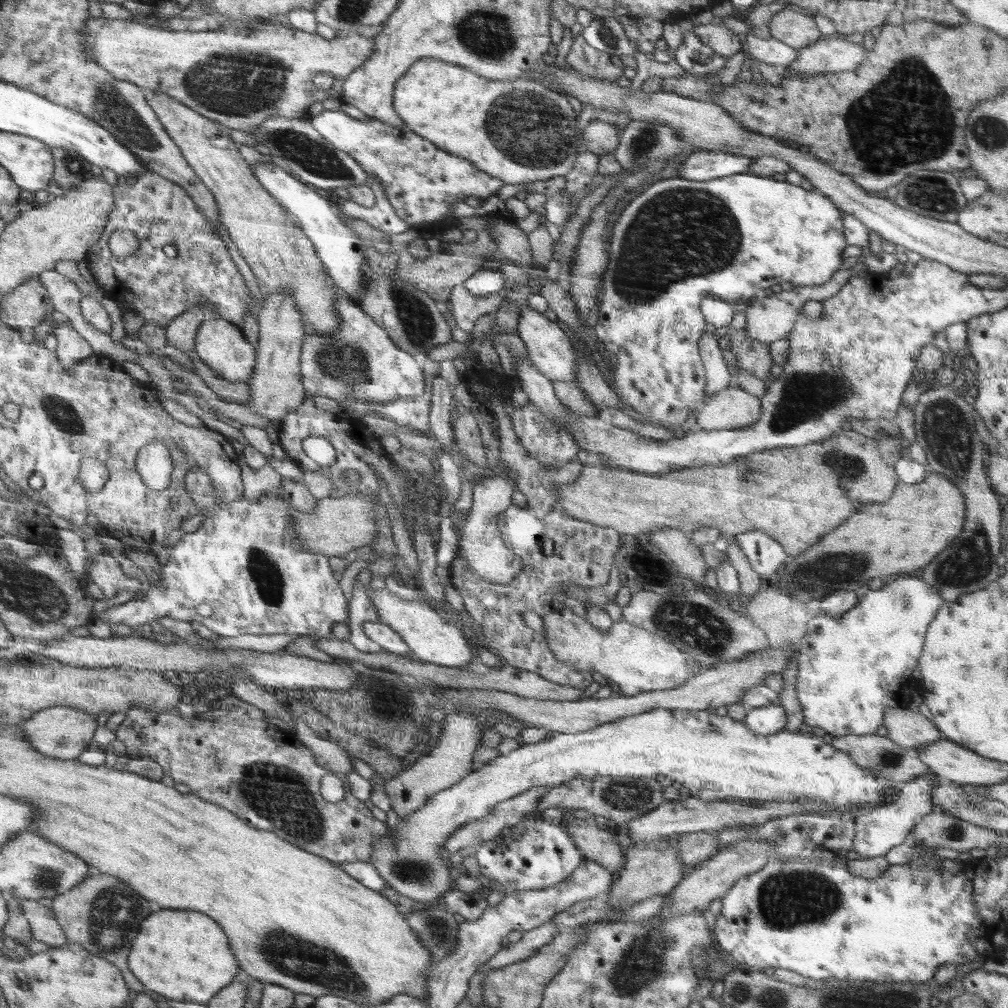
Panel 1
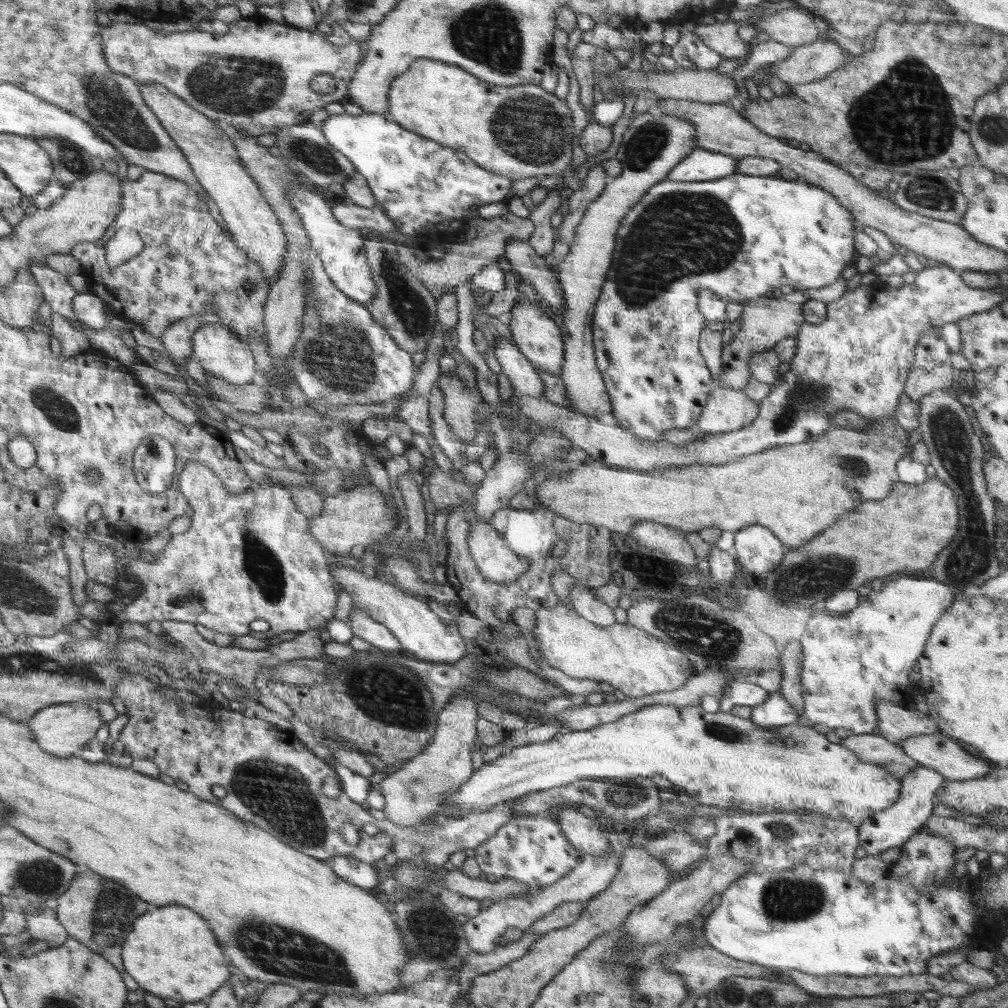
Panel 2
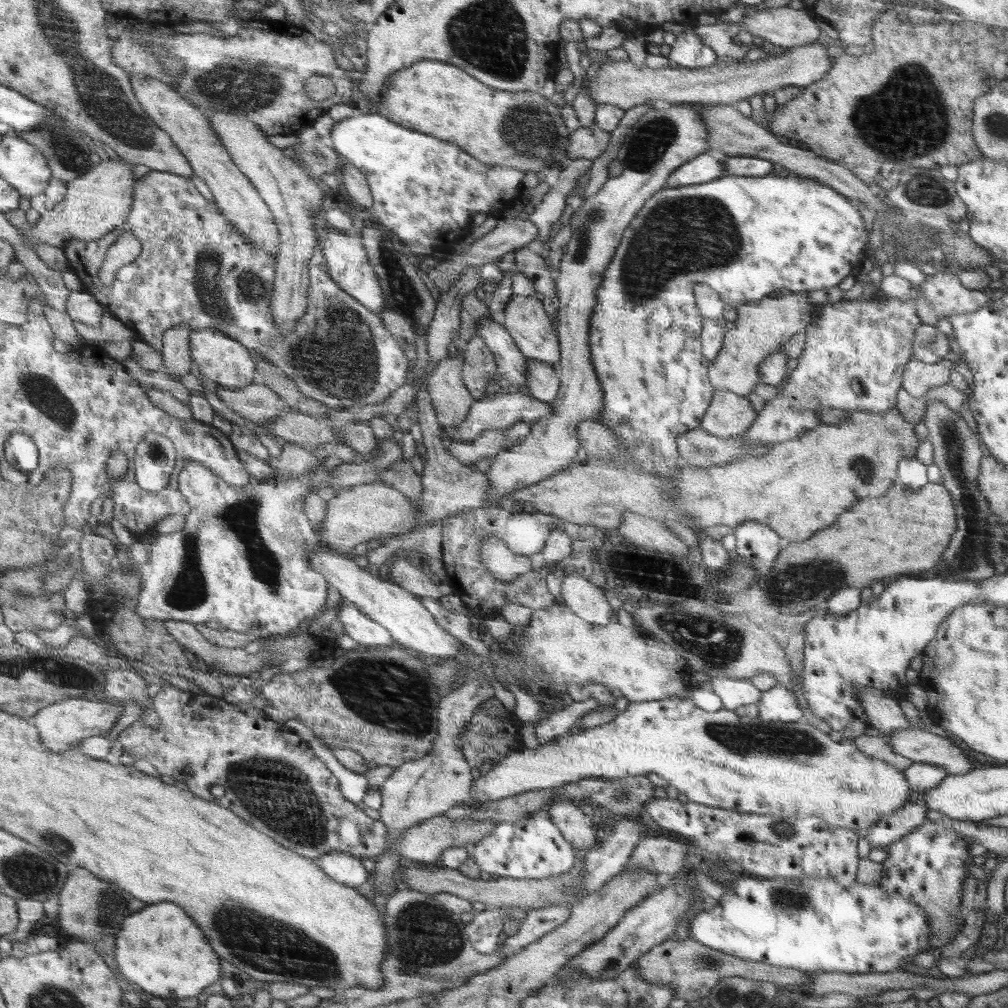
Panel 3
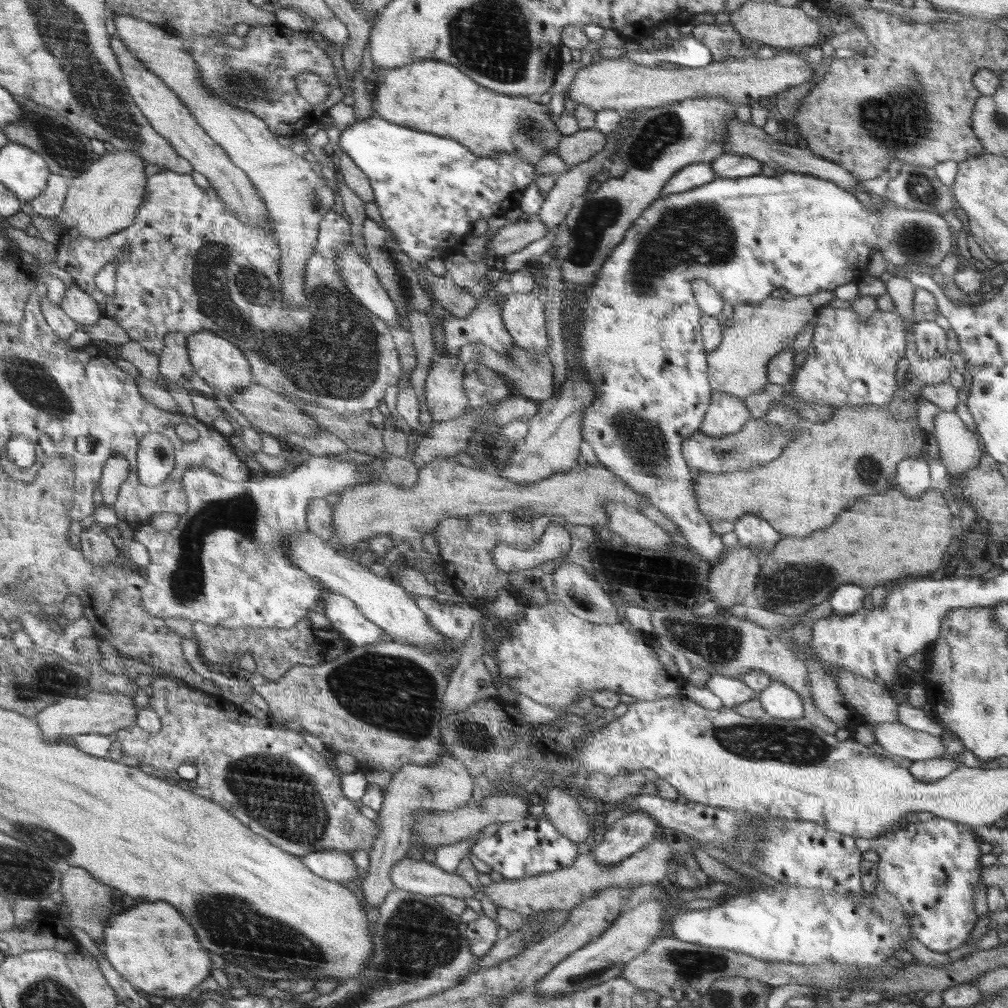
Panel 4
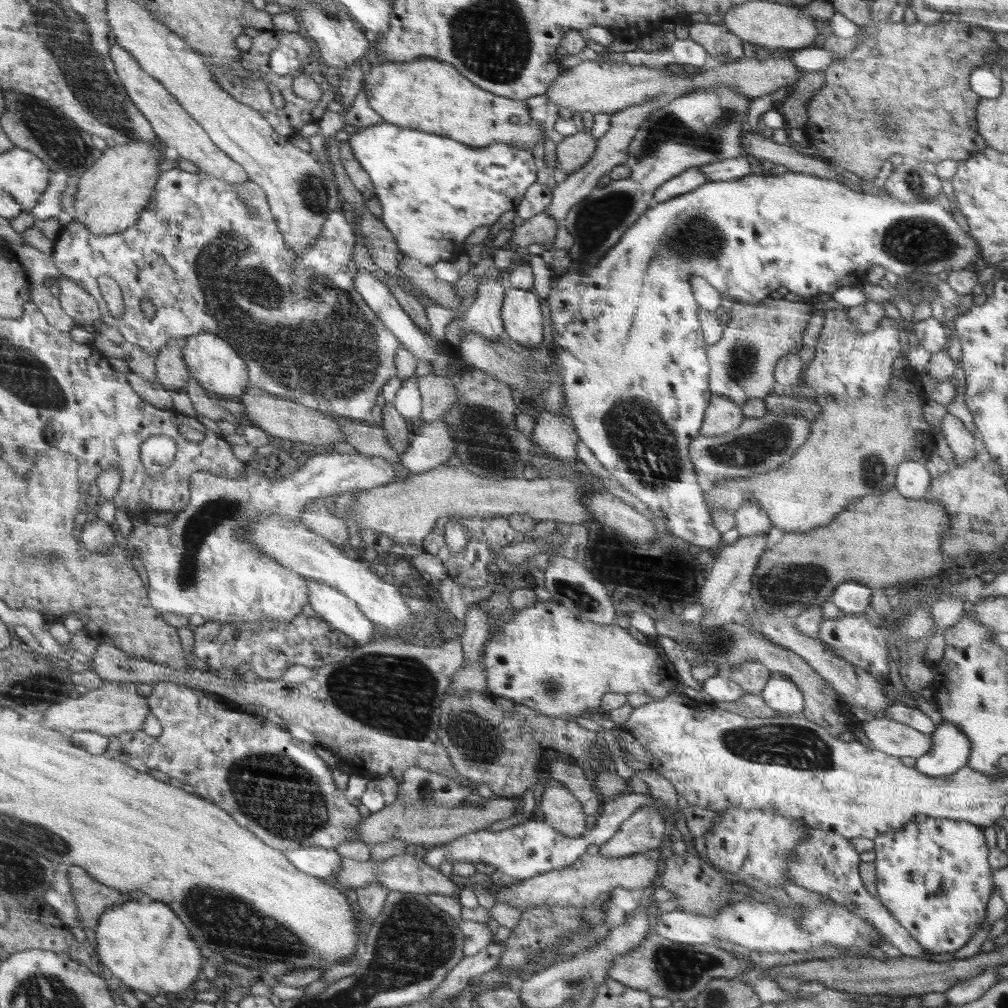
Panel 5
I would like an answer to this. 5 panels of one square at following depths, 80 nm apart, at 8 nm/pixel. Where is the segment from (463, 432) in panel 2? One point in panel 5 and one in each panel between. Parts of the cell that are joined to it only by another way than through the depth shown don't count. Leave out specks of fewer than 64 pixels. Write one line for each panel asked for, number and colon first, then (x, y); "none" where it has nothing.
3: (451, 398)
4: (445, 397)
5: (438, 393)

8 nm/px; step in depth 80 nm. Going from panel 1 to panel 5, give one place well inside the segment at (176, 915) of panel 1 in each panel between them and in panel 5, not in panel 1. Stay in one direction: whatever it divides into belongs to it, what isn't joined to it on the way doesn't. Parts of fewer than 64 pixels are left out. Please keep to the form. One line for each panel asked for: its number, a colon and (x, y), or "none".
2: (171, 952)
3: (161, 949)
4: (151, 946)
5: (145, 945)

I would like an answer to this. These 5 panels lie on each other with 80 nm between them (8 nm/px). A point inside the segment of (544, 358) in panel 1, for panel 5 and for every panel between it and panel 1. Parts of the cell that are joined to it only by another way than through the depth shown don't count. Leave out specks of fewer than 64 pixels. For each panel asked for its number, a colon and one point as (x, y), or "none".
2: (537, 337)
3: (524, 318)
4: (523, 314)
5: (522, 318)

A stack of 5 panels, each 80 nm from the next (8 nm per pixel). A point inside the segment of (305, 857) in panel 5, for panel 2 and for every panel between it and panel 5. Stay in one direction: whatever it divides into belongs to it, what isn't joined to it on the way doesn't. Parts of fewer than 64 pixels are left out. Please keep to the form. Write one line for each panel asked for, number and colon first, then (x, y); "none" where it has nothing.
2: (358, 872)
3: (341, 866)
4: (337, 865)

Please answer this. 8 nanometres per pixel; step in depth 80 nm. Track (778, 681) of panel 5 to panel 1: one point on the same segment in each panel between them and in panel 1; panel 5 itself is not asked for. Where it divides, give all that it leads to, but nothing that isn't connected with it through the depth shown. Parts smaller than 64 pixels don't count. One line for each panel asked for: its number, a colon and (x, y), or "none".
1: (768, 720)
2: (775, 711)
3: (778, 704)
4: (779, 700)

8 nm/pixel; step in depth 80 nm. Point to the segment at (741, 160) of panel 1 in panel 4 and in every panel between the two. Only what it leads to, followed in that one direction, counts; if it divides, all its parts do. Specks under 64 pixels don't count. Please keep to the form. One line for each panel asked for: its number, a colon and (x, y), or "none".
2: (702, 165)
3: (703, 168)
4: (698, 173)

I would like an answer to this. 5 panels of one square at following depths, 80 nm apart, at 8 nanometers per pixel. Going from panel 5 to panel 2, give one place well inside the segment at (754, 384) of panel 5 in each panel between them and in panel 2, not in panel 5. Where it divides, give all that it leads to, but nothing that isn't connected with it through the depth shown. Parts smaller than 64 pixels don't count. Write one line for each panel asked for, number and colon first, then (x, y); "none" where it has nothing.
2: (766, 321)
3: (761, 328)
4: (757, 332)

